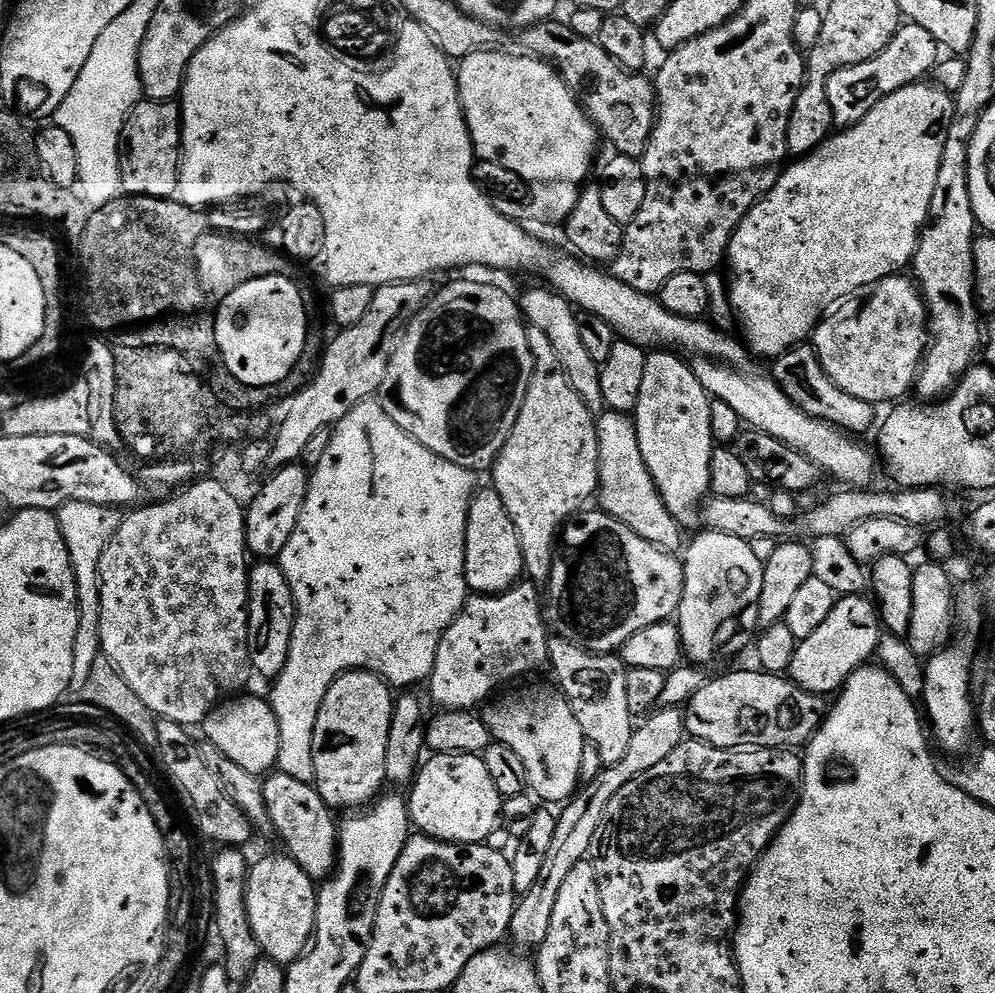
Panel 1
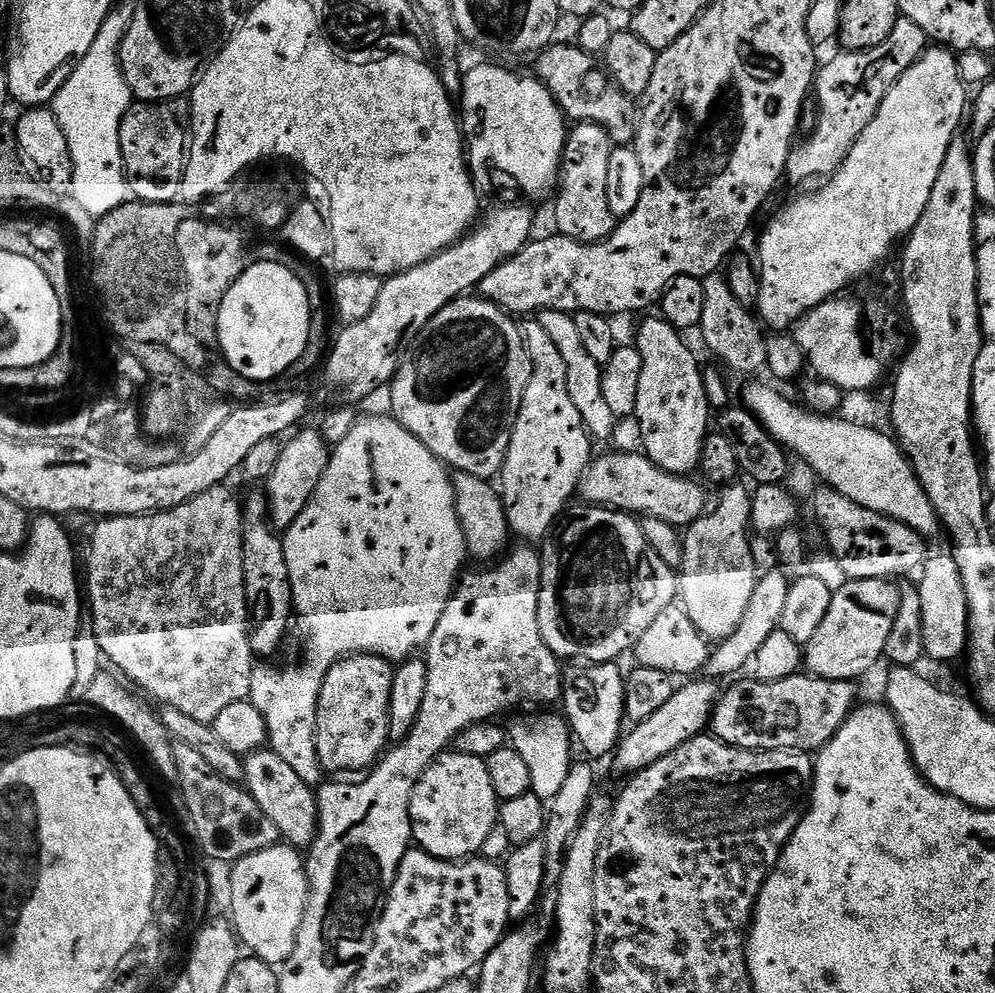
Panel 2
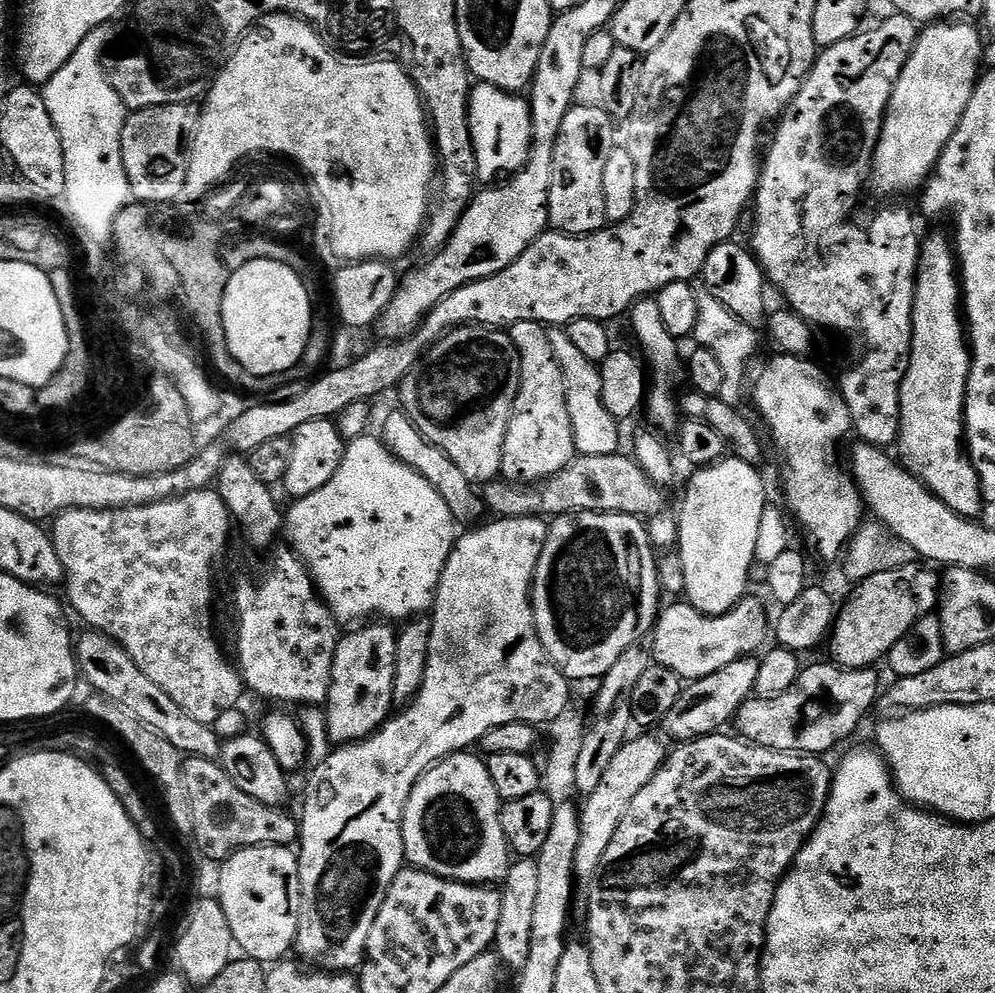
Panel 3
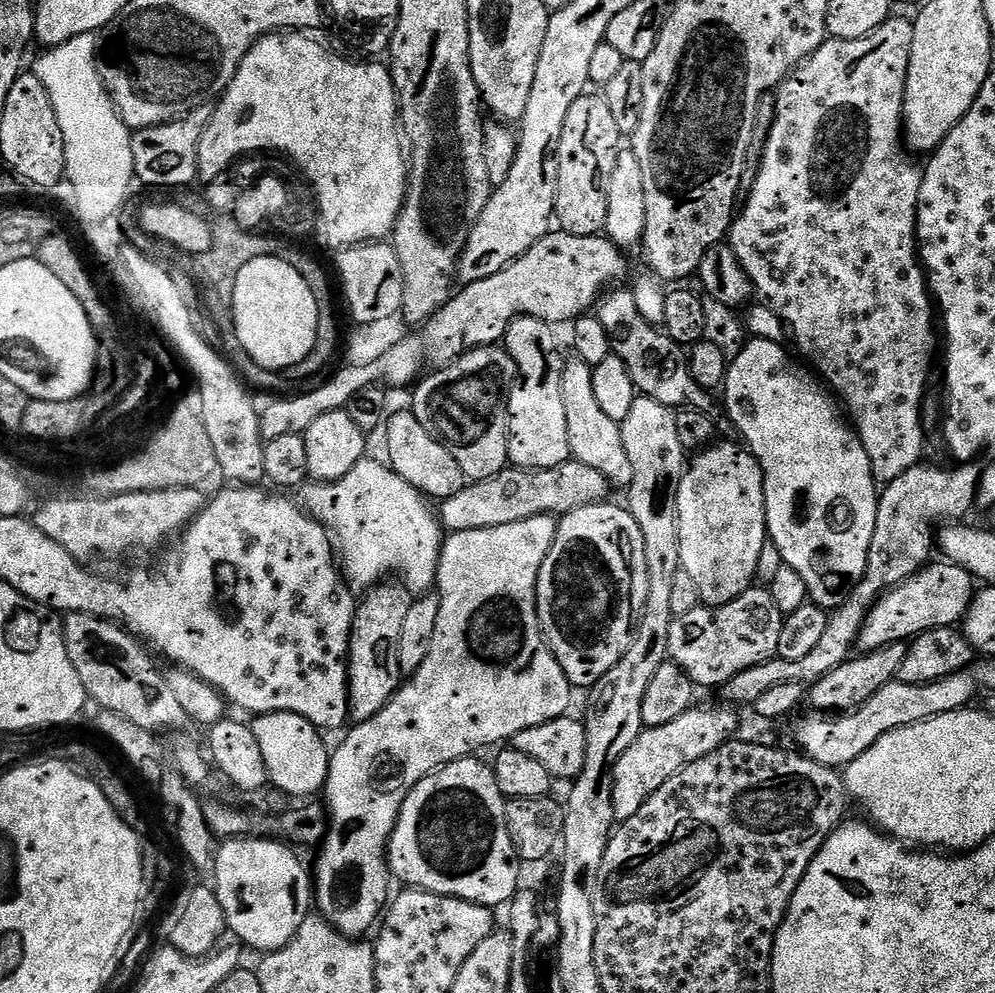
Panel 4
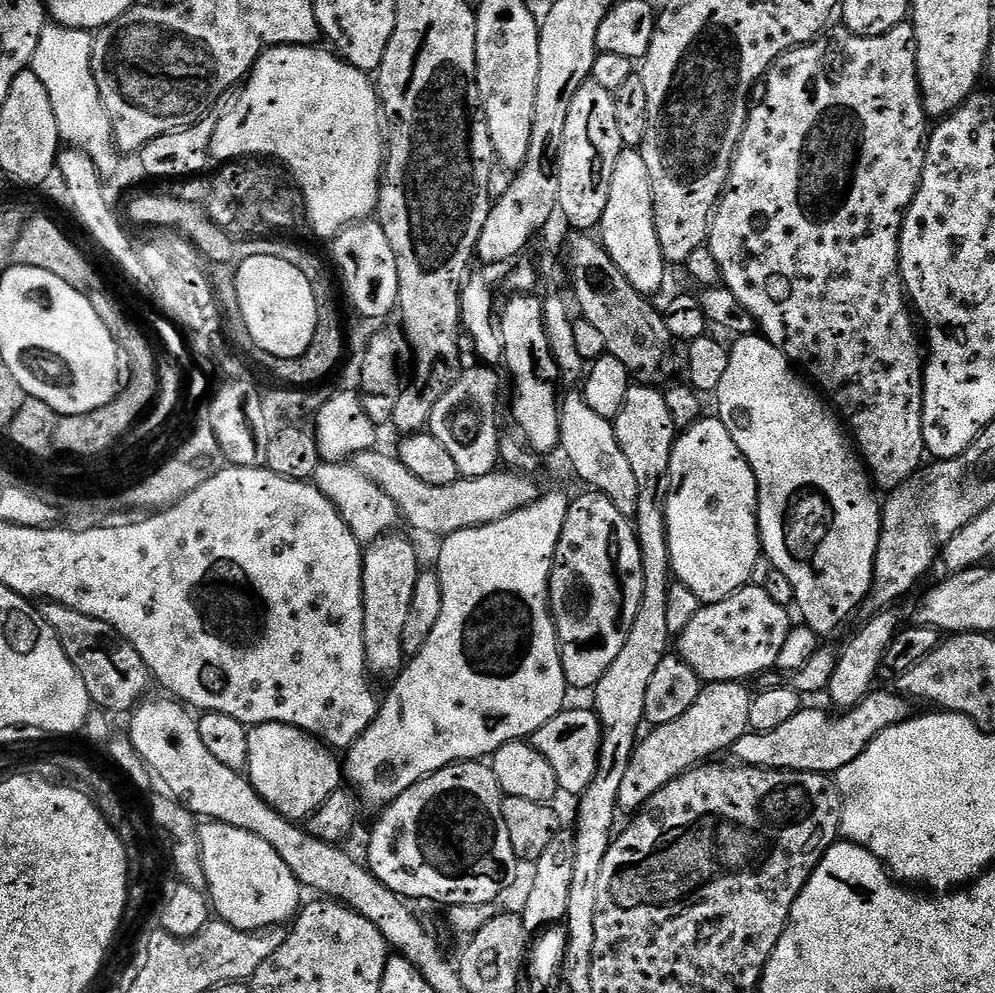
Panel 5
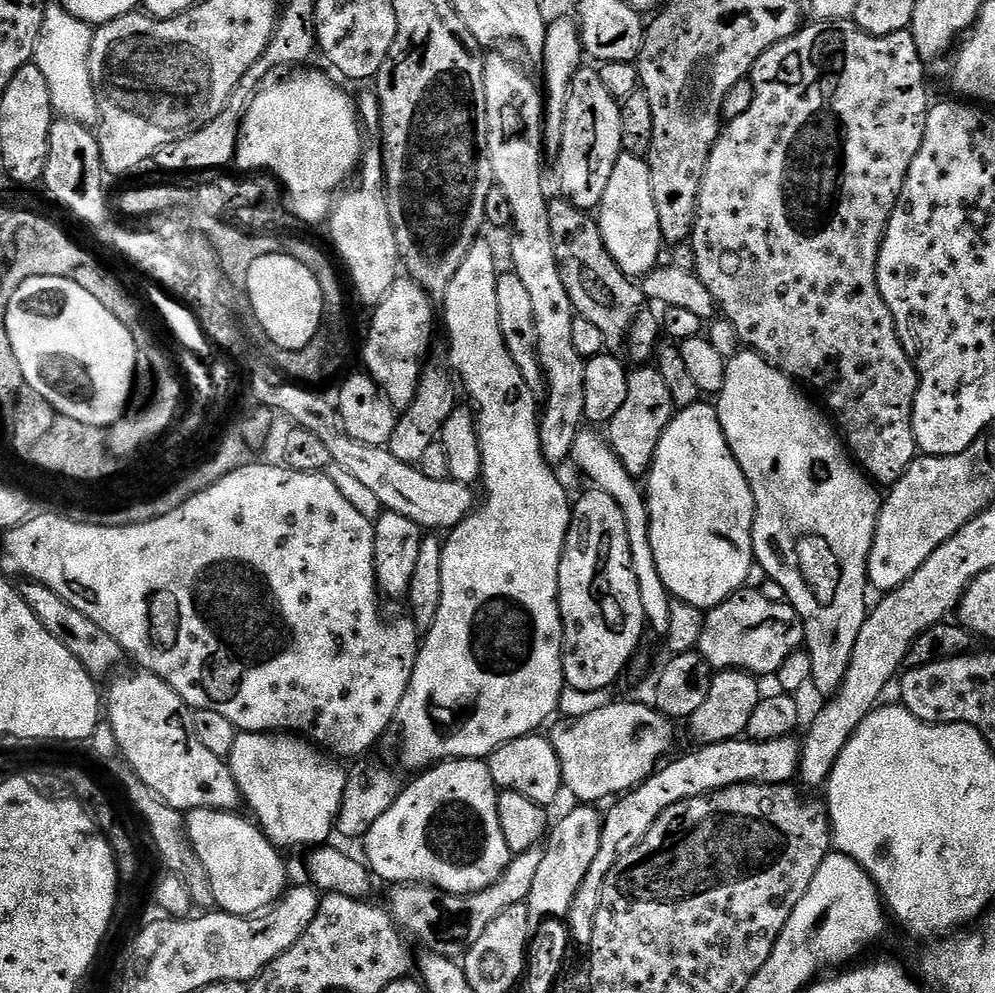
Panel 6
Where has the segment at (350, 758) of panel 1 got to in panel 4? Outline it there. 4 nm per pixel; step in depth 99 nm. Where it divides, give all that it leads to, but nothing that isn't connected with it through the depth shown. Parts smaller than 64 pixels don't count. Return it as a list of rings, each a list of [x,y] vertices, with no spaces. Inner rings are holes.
[[[399,582],[374,584],[359,597],[348,651],[348,714],[353,721],[374,718],[374,714],[382,711],[386,702],[390,702],[392,695],[400,689],[402,677],[398,662],[398,642],[405,623],[406,612],[410,610],[413,601],[413,593]]]

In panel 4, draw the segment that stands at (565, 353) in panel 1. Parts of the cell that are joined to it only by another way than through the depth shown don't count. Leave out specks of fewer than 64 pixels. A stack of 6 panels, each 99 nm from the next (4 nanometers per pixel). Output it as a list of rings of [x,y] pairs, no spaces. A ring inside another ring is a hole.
[[[578,358],[564,361],[562,370],[562,406],[566,406],[566,426],[570,430],[571,459],[598,470],[607,478],[609,485],[626,486],[632,481],[630,458],[626,458],[626,446],[622,446],[619,424],[615,424],[598,406],[594,399],[593,365]]]

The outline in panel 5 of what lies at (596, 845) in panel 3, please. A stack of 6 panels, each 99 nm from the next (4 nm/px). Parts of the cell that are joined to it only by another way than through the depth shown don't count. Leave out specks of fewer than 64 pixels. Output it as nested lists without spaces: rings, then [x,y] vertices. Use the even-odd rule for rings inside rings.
[[[739,680],[730,682],[705,683],[694,706],[685,710],[674,722],[655,725],[652,732],[645,731],[642,739],[632,752],[618,790],[617,809],[621,813],[635,814],[645,802],[654,798],[670,782],[674,782],[690,769],[711,761],[719,752],[727,753],[750,730],[750,706],[754,695],[747,683]],[[645,735],[645,736],[644,736]]]

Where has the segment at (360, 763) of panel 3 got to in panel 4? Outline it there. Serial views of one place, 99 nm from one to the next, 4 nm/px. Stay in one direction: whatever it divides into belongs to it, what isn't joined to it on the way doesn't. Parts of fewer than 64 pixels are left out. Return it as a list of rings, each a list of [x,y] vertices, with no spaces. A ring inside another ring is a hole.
[[[535,516],[526,518],[526,522],[510,522],[510,526],[453,532],[443,541],[435,583],[440,597],[440,609],[434,629],[434,638],[426,660],[422,662],[421,668],[411,678],[405,679],[401,683],[400,689],[392,695],[390,702],[386,702],[382,711],[374,714],[374,718],[359,721],[355,725],[356,729],[331,753],[328,762],[328,777],[322,789],[322,800],[326,805],[326,831],[318,848],[320,857],[316,860],[316,872],[314,868],[314,908],[324,921],[337,928],[343,936],[363,937],[363,932],[370,931],[372,923],[374,923],[374,928],[377,921],[381,919],[382,906],[389,903],[388,840],[396,828],[400,811],[410,790],[414,790],[414,786],[418,786],[418,782],[422,782],[422,778],[426,778],[431,772],[435,772],[436,769],[442,768],[450,762],[471,757],[473,754],[480,754],[483,748],[488,748],[491,744],[501,743],[500,745],[503,745],[505,742],[512,741],[514,734],[522,734],[522,730],[530,730],[530,726],[542,726],[542,722],[557,720],[559,716],[564,715],[572,683],[566,678],[562,666],[558,666],[552,651],[548,649],[548,642],[544,638],[544,631],[540,629],[540,619],[536,609],[538,574],[542,570],[542,562],[546,562],[546,554],[550,554],[556,526],[557,521],[553,517]]]

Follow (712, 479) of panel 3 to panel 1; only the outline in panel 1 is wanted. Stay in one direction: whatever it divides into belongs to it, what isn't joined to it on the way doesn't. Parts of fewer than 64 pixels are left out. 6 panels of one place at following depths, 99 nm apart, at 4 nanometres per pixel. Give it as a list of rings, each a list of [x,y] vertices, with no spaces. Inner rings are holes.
[[[711,530],[701,531],[701,536],[687,548],[682,556],[684,565],[684,593],[678,613],[680,640],[684,643],[684,656],[693,665],[707,666],[719,660],[728,660],[736,656],[744,647],[753,643],[758,632],[757,608],[759,594],[762,593],[762,580],[765,561],[756,557],[751,543],[742,538],[730,538]]]

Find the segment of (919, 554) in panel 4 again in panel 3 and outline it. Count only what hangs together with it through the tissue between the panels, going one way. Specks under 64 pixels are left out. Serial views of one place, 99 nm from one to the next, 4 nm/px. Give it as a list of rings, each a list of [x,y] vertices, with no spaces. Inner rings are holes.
[[[755,655],[744,656],[737,662],[730,663],[723,670],[706,678],[691,681],[678,698],[678,703],[666,714],[662,725],[676,739],[676,742],[696,740],[700,736],[710,736],[719,733],[729,723],[733,723],[736,713],[739,712],[745,701],[751,699],[755,693],[758,680],[760,659]]]

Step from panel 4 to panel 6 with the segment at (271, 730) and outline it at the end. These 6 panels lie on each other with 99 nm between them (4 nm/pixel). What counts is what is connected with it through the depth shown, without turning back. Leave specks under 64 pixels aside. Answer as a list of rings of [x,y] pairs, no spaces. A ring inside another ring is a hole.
[[[240,732],[226,763],[234,774],[241,801],[246,808],[248,804],[247,811],[273,844],[281,849],[308,850],[331,841],[328,839],[334,836],[348,774],[327,751],[296,734]]]

